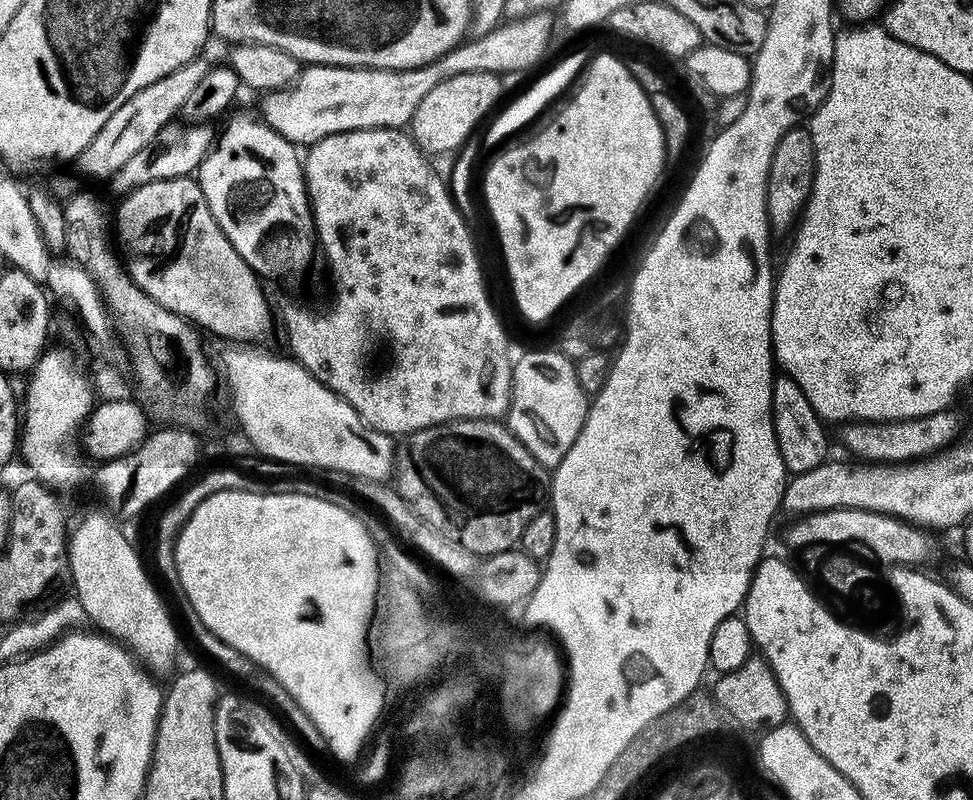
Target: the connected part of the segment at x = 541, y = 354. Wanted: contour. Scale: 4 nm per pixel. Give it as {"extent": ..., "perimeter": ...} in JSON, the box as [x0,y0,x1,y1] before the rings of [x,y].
{"extent":[506,348,590,470],"perimeter":[[[540,348],[537,352],[524,352],[520,357],[515,357],[512,366],[512,400],[508,404],[506,426],[516,435],[518,442],[522,442],[522,446],[534,454],[537,465],[548,470],[555,470],[560,465],[582,430],[589,407],[590,396],[578,382],[576,365],[562,351],[547,352]]]}

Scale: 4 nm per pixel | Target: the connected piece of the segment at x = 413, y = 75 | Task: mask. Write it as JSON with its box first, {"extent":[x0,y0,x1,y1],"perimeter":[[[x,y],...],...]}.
{"extent":[259,11,552,146],"perimeter":[[[547,11],[530,13],[520,20],[508,20],[484,37],[470,38],[442,54],[434,62],[424,64],[420,68],[405,68],[402,72],[393,72],[391,68],[335,68],[333,64],[313,64],[305,67],[296,77],[296,83],[280,89],[279,92],[269,92],[263,97],[259,115],[263,122],[277,131],[284,139],[295,146],[311,146],[322,138],[333,136],[339,132],[353,132],[363,128],[399,128],[411,125],[412,116],[422,98],[448,78],[458,74],[471,74],[474,71],[494,72],[524,72],[532,68],[544,56],[548,43],[552,40],[552,20]]]}

